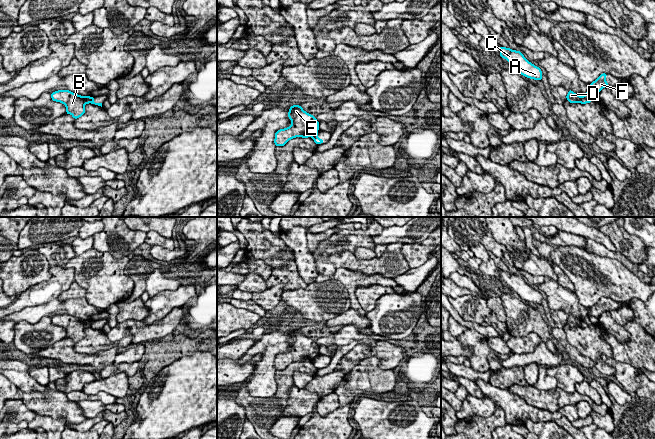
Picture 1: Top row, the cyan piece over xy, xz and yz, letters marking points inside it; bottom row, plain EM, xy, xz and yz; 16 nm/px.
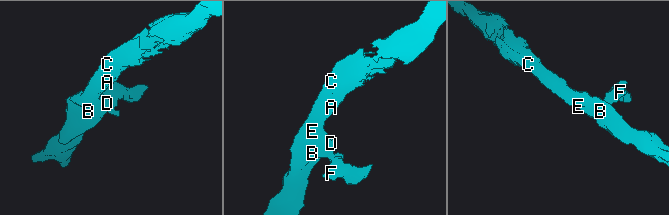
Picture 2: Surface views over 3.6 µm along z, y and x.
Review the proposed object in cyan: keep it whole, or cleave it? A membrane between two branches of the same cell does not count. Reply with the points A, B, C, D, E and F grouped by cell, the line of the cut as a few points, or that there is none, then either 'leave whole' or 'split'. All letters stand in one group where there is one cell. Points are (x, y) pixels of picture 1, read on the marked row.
groups A B C D E / F; cut xz (316, 132), (312, 137); split

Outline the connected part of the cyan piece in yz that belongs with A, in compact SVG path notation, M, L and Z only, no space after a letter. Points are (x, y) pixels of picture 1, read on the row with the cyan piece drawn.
M499 46L499 55L510 62L521 75L527 78L542 80L542 71L539 67L530 63L521 53L521 51L511 50L510 48L505 48Z

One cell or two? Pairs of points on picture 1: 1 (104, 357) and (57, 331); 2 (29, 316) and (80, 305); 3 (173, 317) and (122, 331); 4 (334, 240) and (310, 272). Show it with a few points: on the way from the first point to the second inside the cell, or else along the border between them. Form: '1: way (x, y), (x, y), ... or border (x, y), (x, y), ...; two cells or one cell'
1: border (65, 337), (44, 348); two cells
2: way (42, 310), (54, 305), (67, 305); one cell
3: way (160, 328), (137, 329), (133, 327); one cell
4: border (312, 255), (315, 258); two cells

